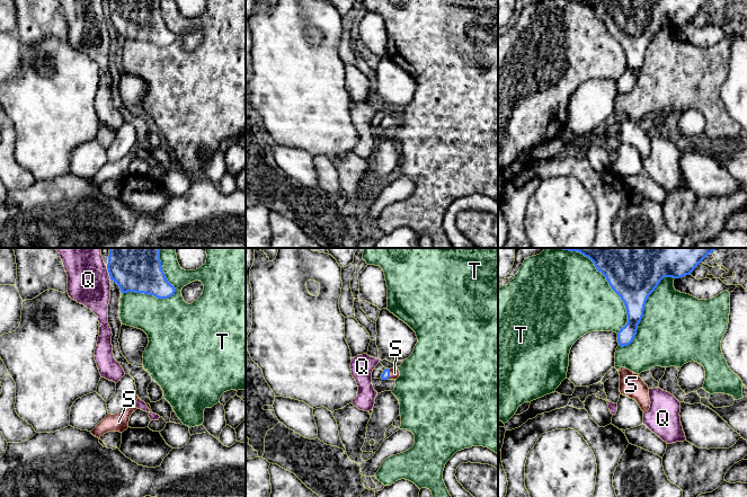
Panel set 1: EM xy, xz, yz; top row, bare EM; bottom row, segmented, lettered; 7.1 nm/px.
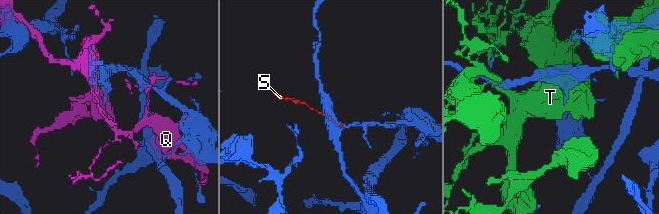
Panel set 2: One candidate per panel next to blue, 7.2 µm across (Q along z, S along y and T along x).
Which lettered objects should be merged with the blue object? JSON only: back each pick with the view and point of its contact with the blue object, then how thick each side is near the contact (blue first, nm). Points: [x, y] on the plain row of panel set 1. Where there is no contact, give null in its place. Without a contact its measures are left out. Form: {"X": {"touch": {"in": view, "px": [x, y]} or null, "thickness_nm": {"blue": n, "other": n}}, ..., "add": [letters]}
{"S": {"touch": {"in": "xz", "px": [389, 122]}, "thickness_nm": {"blue": 60, "other": 70}}, "add": ["S"]}

